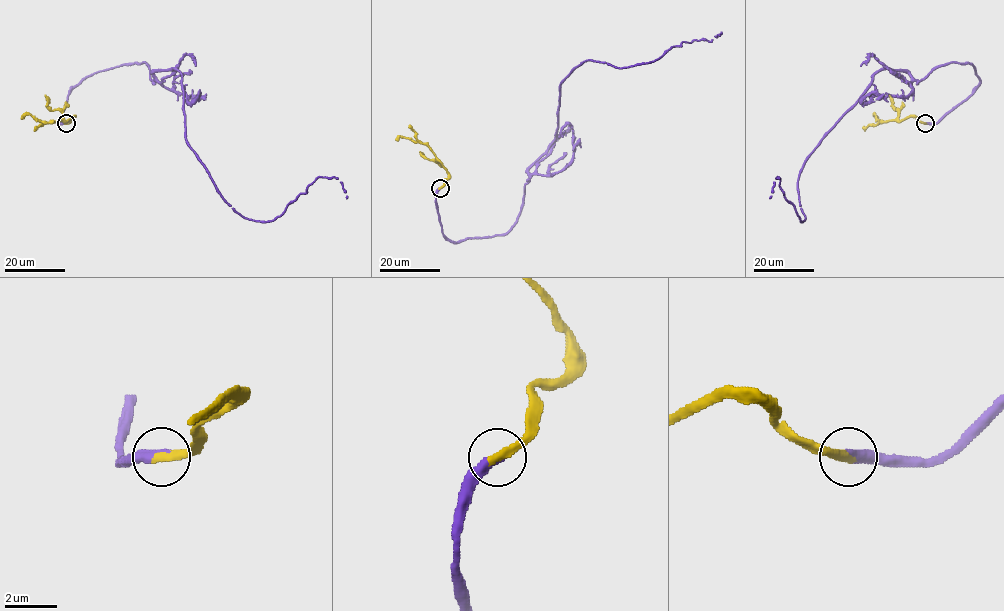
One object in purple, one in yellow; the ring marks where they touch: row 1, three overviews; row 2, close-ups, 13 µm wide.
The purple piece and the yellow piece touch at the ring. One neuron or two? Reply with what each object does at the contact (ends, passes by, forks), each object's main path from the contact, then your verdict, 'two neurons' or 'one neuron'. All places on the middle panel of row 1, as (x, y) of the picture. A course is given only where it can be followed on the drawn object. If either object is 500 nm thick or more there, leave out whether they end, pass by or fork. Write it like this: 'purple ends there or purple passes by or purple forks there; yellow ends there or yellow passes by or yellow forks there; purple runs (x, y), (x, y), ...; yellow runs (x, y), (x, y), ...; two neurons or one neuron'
purple ends there; yellow ends there; purple runs (440, 188), (450, 241), (505, 234), (556, 137), (560, 85), (580, 63), (650, 63), (721, 32); yellow runs (440, 188), (448, 173), (434, 152), (426, 145), (404, 137), (395, 140); one neuron

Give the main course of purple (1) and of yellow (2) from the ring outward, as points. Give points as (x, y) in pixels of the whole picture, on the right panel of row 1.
1: (925, 123), (978, 86), (972, 64), (917, 81), (880, 69), (801, 168), (803, 221), (779, 177), (769, 198)
2: (925, 123), (910, 116), (900, 121), (880, 122), (874, 114), (877, 119)

